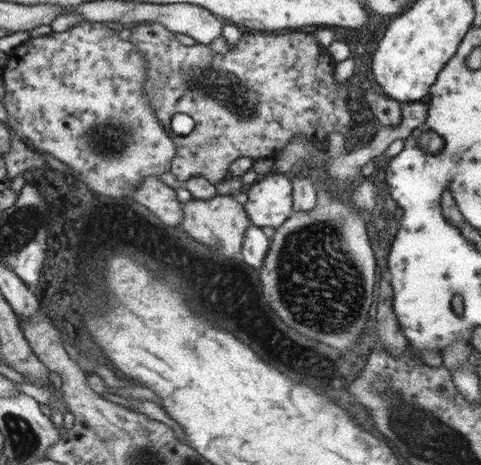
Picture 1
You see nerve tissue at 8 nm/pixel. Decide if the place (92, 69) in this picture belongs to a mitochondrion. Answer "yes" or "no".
no

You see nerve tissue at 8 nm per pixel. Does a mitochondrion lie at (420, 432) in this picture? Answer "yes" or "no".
yes

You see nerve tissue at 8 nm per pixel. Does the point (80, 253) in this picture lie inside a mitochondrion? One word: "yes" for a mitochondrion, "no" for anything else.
no

